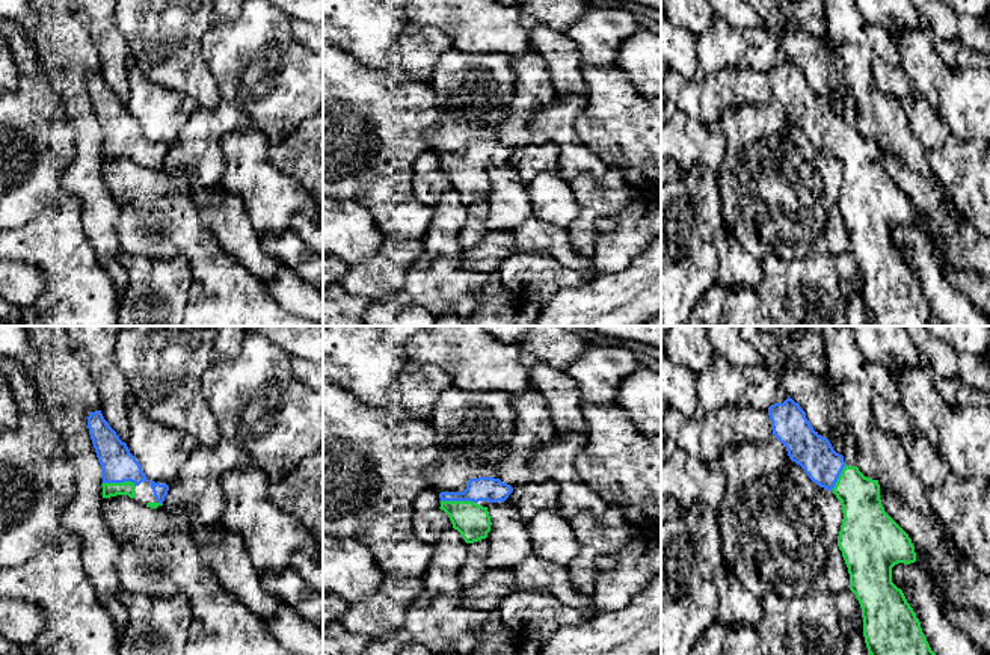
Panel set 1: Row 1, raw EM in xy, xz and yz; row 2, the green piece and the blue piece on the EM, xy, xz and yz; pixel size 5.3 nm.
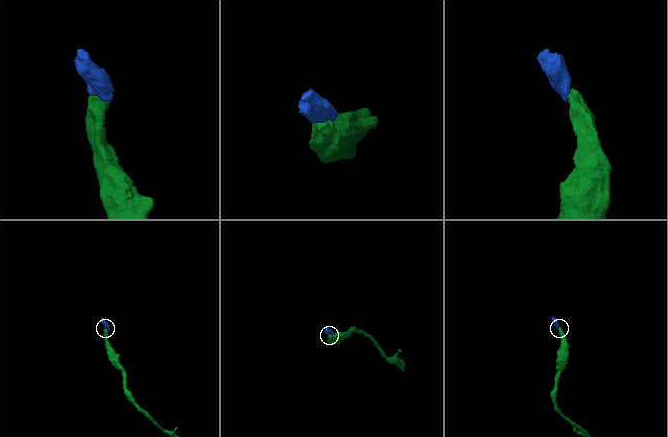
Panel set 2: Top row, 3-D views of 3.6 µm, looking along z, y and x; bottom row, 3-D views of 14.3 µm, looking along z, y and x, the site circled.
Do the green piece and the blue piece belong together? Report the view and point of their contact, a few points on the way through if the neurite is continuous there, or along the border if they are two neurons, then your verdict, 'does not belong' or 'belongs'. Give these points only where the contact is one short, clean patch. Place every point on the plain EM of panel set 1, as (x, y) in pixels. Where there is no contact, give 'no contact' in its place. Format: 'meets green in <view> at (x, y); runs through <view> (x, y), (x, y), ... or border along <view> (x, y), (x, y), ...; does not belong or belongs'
meets green in xz at (459, 163); runs through xz (473, 183), (459, 163), (477, 151), (491, 151); belongs

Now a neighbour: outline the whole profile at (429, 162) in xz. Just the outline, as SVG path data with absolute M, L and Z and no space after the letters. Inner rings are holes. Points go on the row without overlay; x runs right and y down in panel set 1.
M432 149L423 152L414 163L412 180L414 196L430 207L435 207L442 198L442 195L436 192L433 183L429 178L430 174L435 174L439 169L441 169L439 155Z

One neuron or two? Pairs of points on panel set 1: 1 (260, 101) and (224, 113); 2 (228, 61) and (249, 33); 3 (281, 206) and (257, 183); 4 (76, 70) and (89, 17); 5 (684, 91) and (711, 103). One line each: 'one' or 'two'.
1: two
2: one
3: one
4: two
5: one

